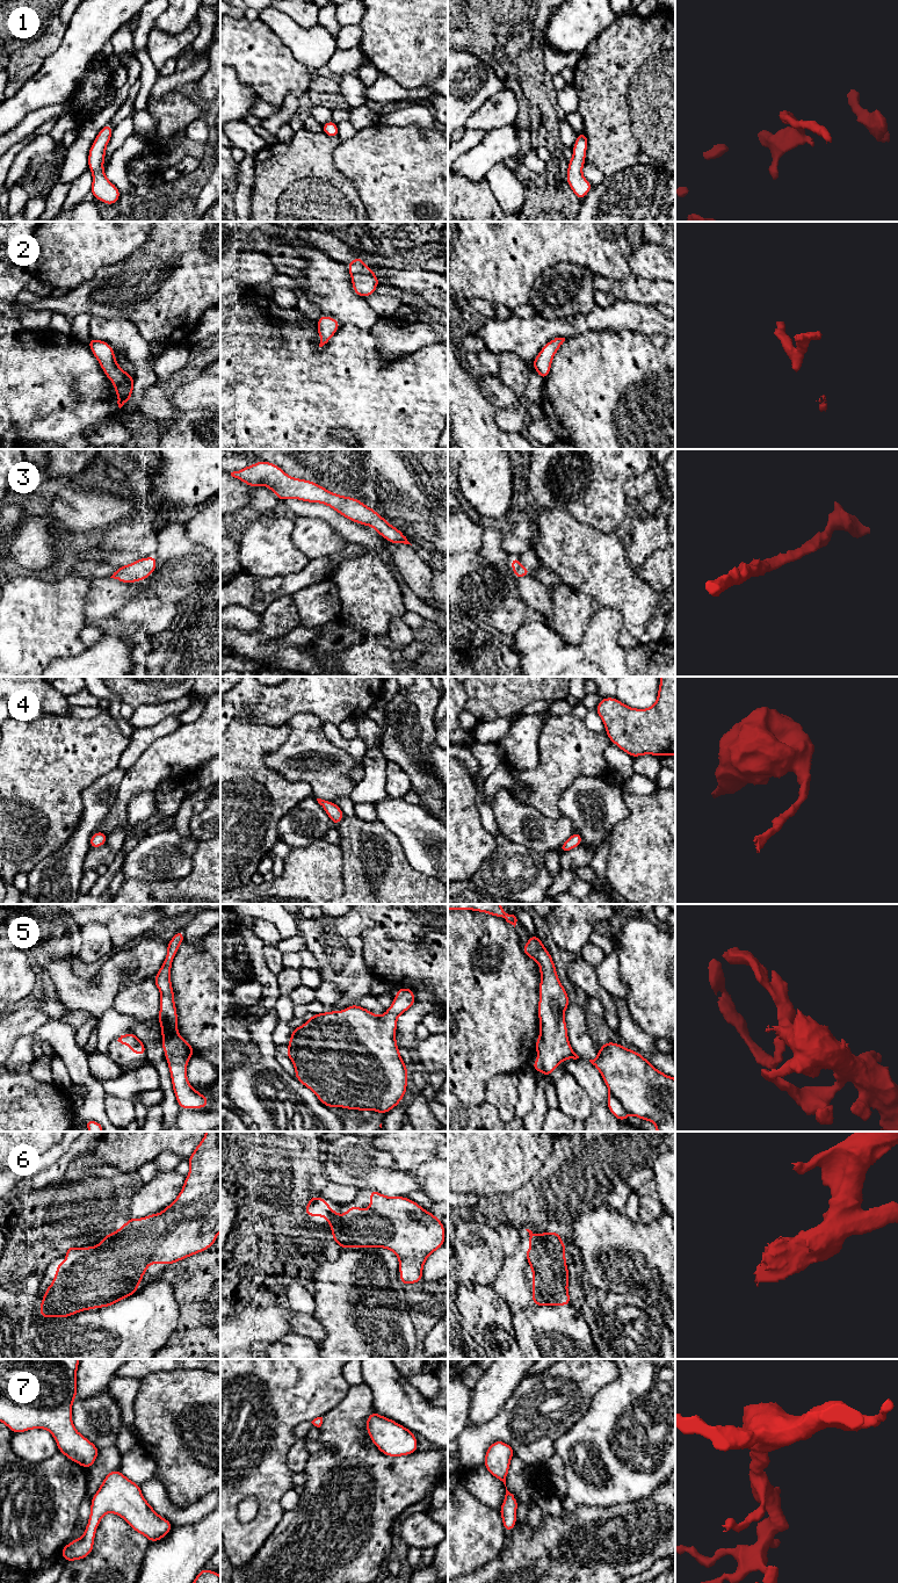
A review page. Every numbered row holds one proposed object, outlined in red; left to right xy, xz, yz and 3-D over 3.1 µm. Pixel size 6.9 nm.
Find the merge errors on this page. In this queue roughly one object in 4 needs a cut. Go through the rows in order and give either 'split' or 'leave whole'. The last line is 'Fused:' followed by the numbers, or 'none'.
1: leave whole
2: leave whole
3: leave whole
4: leave whole
5: leave whole
6: leave whole
7: leave whole
Fused: none

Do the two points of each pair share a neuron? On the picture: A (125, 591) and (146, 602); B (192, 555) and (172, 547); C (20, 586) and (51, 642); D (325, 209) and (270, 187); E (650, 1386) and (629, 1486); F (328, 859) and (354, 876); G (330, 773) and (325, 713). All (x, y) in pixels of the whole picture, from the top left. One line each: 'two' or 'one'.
A: two
B: one
C: one
D: one
E: one
F: two
G: two

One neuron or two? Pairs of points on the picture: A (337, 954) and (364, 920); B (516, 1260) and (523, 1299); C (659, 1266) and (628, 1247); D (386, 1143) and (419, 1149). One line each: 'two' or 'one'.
A: one
B: one
C: one
D: one

